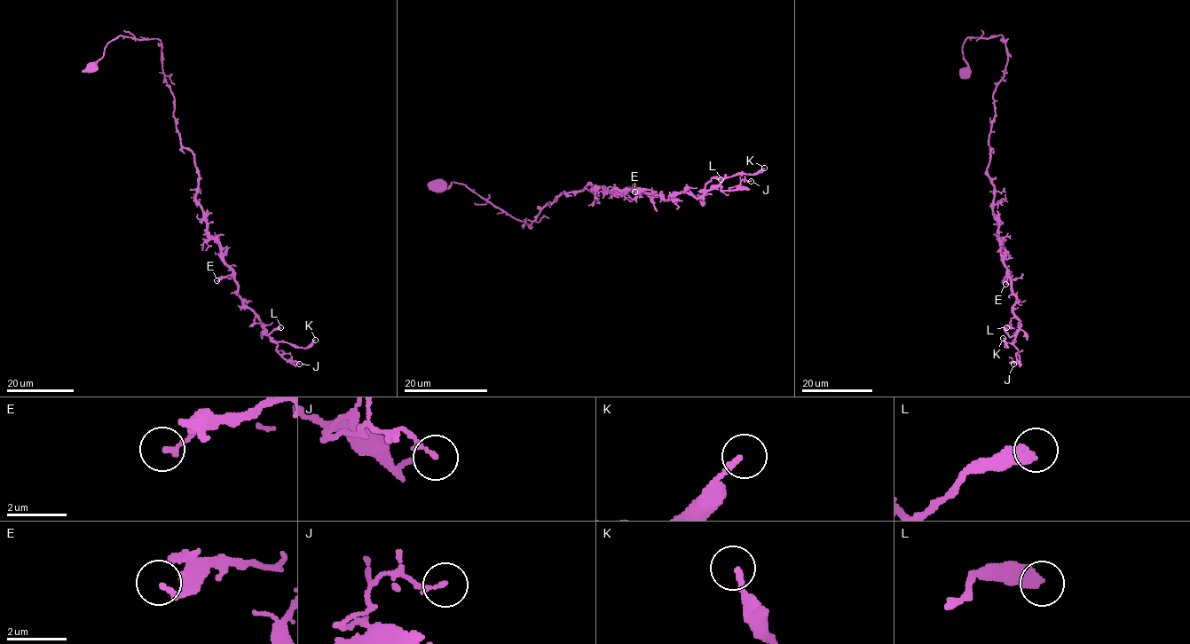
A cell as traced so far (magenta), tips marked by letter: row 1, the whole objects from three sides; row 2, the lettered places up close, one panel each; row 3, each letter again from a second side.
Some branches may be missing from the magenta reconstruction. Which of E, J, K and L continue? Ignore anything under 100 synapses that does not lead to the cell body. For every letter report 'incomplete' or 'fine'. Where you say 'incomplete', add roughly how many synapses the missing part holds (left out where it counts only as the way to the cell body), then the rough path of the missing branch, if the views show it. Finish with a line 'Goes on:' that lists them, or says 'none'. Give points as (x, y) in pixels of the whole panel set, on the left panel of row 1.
E: fine
J: fine
K: fine
L: fine
Goes on: none

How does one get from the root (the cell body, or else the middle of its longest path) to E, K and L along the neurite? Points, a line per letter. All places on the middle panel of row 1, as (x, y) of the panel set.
E: (438, 184), (465, 184), (530, 225), (561, 192), (590, 184), (593, 191), (634, 192)
K: (438, 184), (465, 184), (530, 225), (561, 193), (588, 184), (696, 198), (727, 177), (764, 168)
L: (438, 184), (465, 184), (530, 225), (561, 193), (588, 184), (696, 198), (721, 179)

